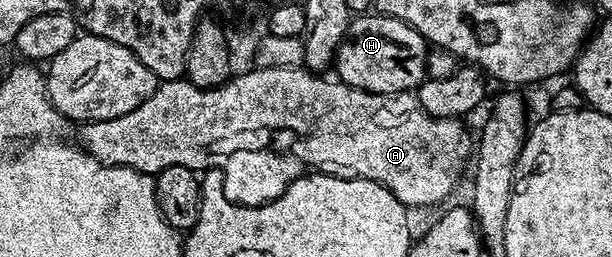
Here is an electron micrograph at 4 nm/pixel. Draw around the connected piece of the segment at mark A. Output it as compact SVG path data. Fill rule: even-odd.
M274 67L273 69L249 68L249 73L237 72L224 85L219 85L213 89L199 89L194 87L187 79L178 81L161 81L157 84L156 90L134 111L126 111L126 115L118 115L114 119L98 119L97 121L85 121L79 126L80 138L78 144L85 149L94 159L98 159L102 165L113 165L114 167L126 167L136 169L140 173L157 174L166 167L190 167L197 171L207 171L218 169L219 163L224 162L224 157L228 153L237 149L257 150L260 145L268 145L268 141L276 141L280 145L280 153L288 149L292 153L294 163L304 164L304 167L331 167L336 171L343 171L345 174L362 179L370 179L374 183L382 183L396 198L409 207L415 205L436 205L439 201L444 201L456 189L456 180L460 177L460 172L464 169L464 164L469 164L474 153L474 137L464 130L463 120L451 117L450 119L438 119L431 117L426 110L420 106L418 99L411 92L407 93L367 93L361 89L355 89L349 85L343 85L338 79L327 81L327 76L317 75L305 68L287 69L286 67Z

